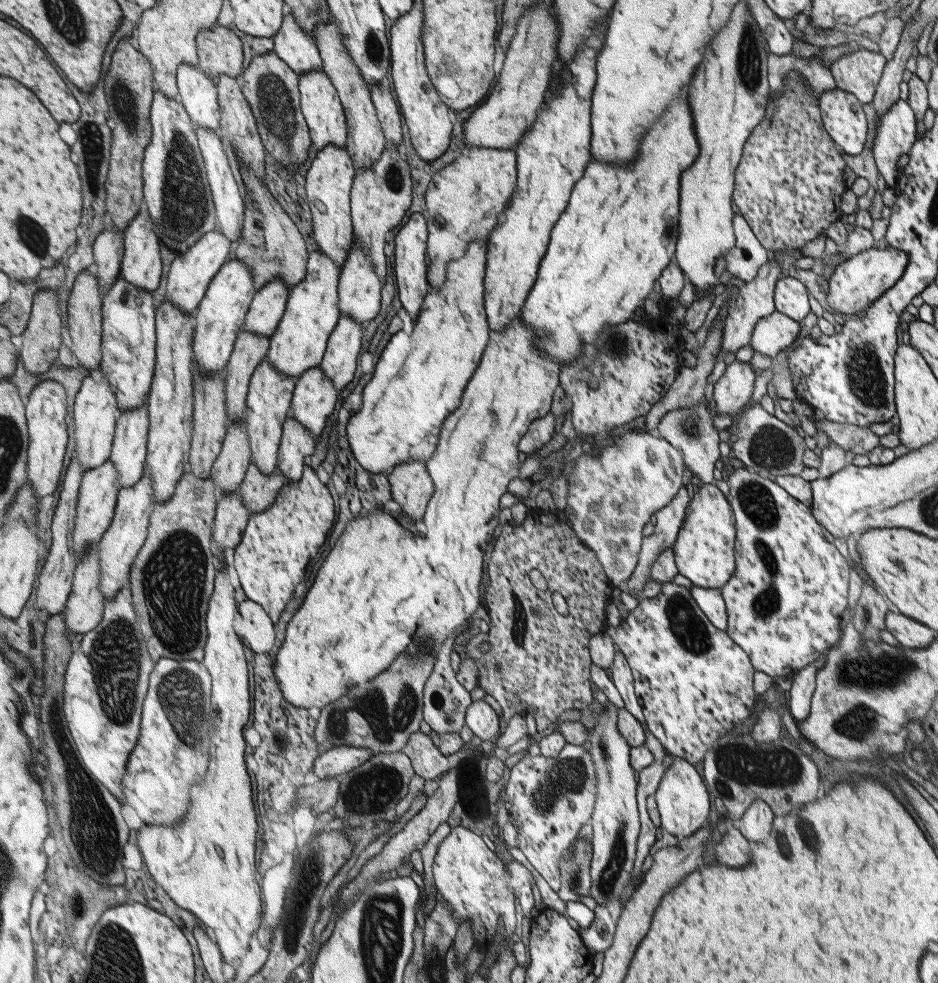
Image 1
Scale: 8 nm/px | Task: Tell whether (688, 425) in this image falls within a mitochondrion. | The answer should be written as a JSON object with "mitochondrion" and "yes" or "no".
{"mitochondrion":"yes"}

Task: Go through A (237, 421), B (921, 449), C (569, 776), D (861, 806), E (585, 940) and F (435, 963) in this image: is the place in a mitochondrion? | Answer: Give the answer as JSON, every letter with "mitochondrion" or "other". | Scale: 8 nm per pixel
{"A":"other","B":"other","C":"mitochondrion","D":"other","E":"other","F":"other"}

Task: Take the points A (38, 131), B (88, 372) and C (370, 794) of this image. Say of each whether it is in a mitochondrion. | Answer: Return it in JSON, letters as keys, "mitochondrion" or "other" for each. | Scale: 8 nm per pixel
{"A":"other","B":"other","C":"mitochondrion"}

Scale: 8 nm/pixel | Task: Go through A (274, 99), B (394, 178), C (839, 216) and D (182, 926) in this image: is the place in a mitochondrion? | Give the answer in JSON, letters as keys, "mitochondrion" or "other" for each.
{"A":"mitochondrion","B":"mitochondrion","C":"other","D":"other"}

